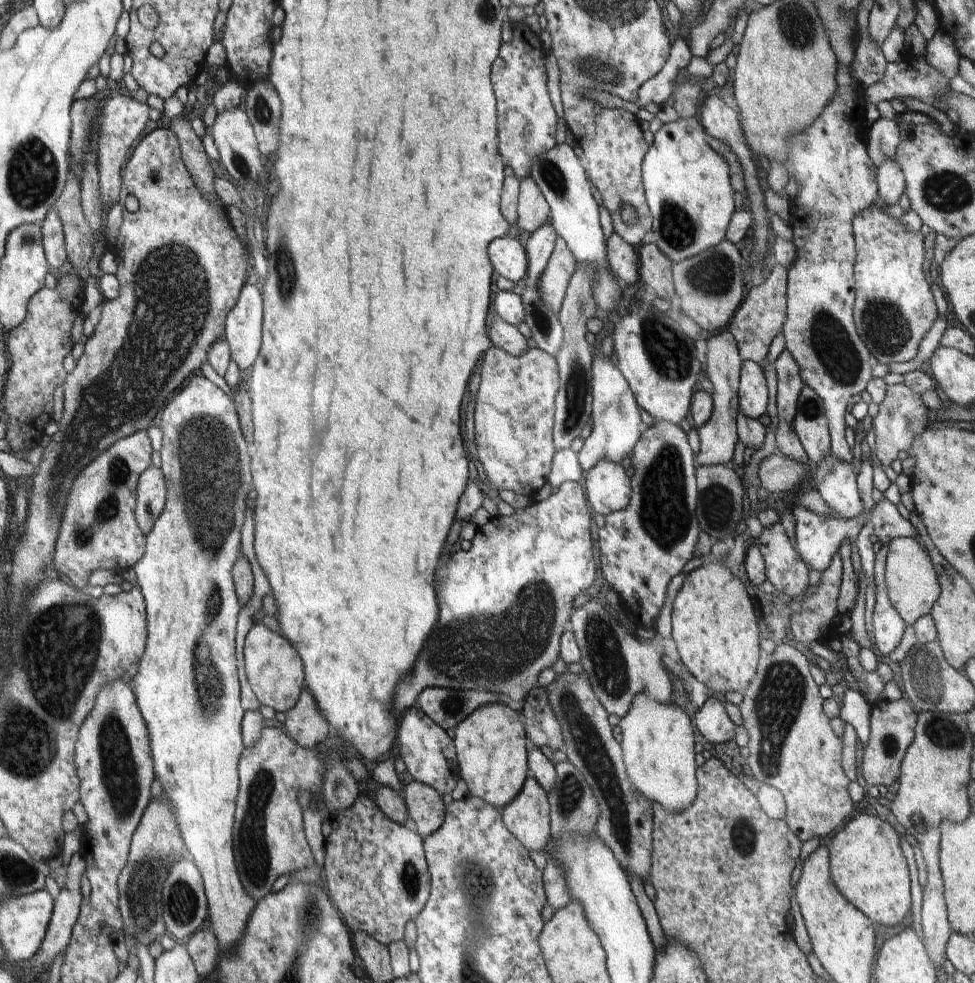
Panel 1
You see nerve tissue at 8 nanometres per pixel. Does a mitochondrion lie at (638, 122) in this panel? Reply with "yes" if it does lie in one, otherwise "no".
no

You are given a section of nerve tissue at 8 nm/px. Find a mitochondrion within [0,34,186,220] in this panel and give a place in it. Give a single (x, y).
(32, 176)

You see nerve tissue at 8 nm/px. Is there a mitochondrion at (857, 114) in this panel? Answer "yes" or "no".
no

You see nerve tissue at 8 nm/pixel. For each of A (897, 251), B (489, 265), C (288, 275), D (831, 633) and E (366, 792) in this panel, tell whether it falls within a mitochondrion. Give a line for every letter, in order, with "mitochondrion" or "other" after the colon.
A: other
B: other
C: mitochondrion
D: other
E: other

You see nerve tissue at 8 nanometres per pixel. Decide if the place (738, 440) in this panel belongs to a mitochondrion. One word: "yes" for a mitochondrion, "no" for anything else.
no

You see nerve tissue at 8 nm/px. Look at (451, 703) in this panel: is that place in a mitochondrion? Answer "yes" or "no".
yes

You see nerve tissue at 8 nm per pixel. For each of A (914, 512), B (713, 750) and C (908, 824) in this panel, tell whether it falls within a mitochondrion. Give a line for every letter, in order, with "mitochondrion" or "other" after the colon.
A: other
B: other
C: other

